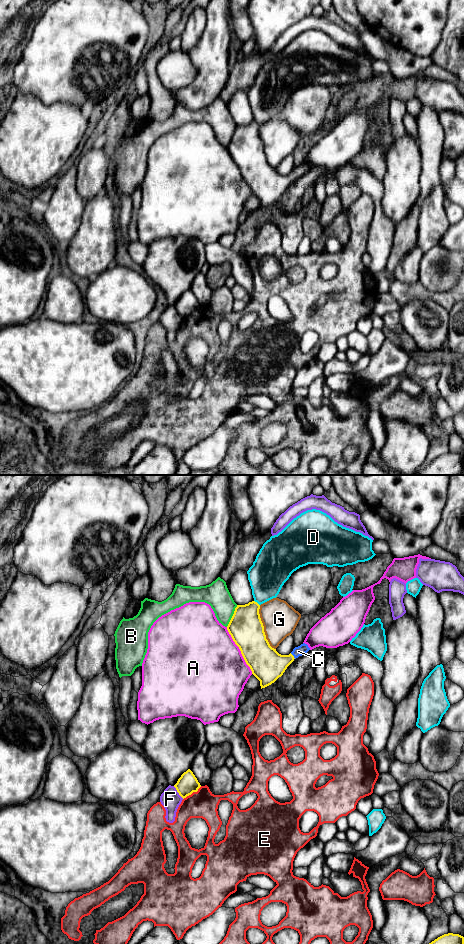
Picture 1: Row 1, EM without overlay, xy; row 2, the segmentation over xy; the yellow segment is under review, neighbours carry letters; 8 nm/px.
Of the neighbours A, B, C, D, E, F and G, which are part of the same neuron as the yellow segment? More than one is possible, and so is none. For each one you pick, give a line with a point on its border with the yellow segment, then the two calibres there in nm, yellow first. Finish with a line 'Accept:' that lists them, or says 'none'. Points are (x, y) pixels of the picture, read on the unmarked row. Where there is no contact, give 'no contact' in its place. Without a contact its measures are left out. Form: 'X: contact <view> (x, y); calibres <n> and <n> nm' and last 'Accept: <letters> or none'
C: contact xy (293, 176); calibres 280 and 80 nm
Accept: C

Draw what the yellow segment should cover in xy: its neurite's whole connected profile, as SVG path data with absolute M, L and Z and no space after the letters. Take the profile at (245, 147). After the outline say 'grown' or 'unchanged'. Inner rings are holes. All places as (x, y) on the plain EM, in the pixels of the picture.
M255 121L237 125L227 150L262 209L274 203L296 178L310 168L303 163L289 175L279 174L266 159L259 129L260 125Z | grown

